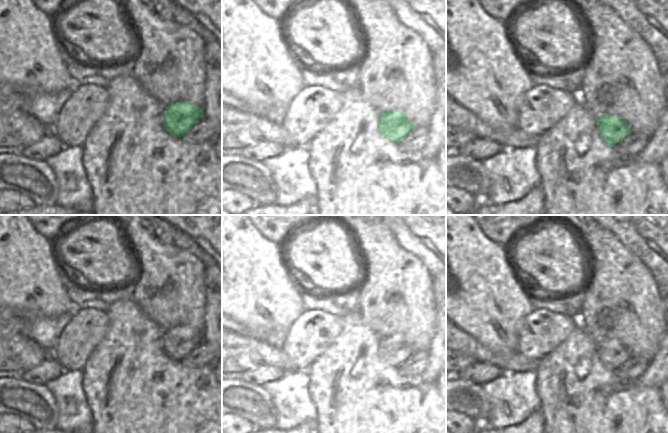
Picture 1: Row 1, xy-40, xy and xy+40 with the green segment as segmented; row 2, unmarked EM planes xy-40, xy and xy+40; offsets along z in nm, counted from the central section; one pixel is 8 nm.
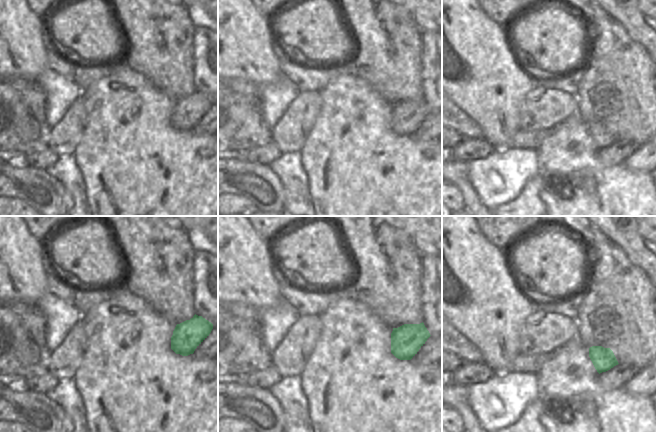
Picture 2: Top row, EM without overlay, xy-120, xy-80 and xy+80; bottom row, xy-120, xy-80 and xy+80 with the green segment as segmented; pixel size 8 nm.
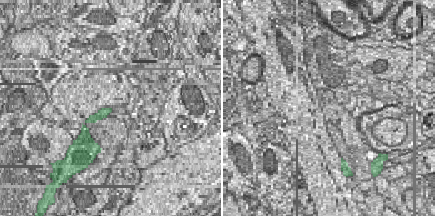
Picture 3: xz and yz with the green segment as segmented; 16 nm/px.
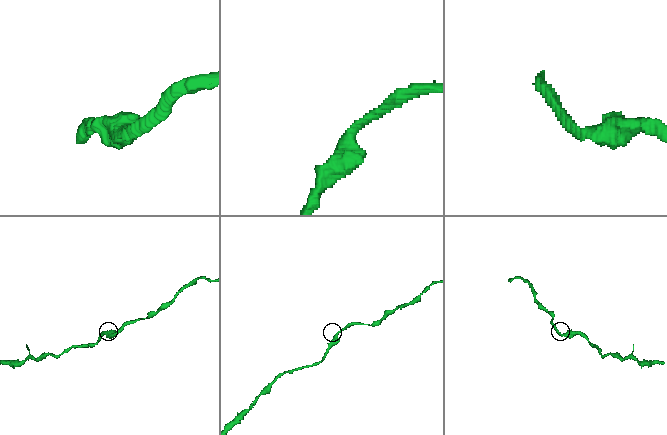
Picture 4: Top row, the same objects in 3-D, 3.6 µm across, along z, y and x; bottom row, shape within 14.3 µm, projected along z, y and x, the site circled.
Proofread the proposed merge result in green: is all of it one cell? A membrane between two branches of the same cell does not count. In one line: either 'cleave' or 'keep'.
keep

